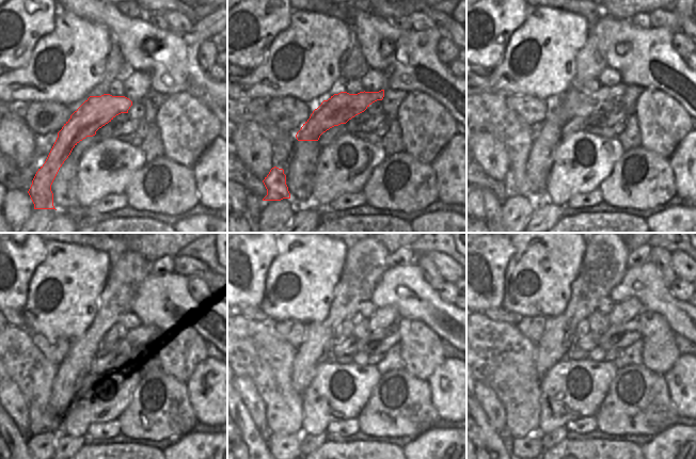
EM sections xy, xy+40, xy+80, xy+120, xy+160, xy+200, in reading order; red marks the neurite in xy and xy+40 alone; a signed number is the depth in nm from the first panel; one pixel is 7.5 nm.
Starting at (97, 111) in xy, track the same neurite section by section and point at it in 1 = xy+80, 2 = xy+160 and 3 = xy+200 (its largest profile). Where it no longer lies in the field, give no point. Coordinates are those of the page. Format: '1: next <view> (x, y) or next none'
1: next xy+80 (575, 104)
2: next xy+160 (382, 317)
3: next xy+200 (626, 311)

